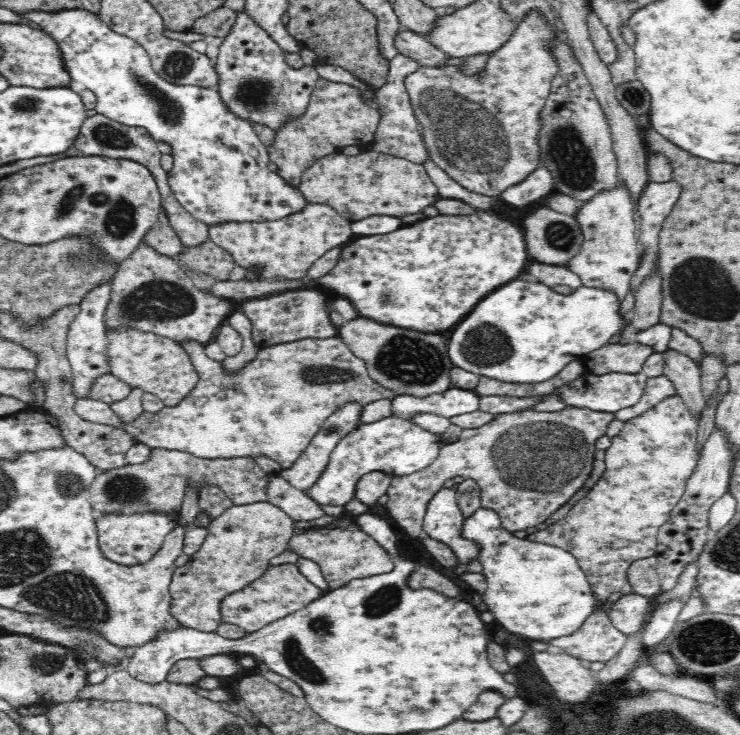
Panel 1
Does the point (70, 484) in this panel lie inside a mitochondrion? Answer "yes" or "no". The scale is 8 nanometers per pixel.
yes

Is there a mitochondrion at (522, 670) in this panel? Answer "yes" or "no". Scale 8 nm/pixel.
no

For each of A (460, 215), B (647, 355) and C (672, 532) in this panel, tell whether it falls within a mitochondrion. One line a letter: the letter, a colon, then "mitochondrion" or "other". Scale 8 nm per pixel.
A: other
B: other
C: other

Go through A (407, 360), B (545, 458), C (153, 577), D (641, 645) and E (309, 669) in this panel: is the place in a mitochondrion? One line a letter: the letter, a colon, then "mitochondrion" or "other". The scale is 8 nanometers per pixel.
A: mitochondrion
B: mitochondrion
C: other
D: other
E: mitochondrion

